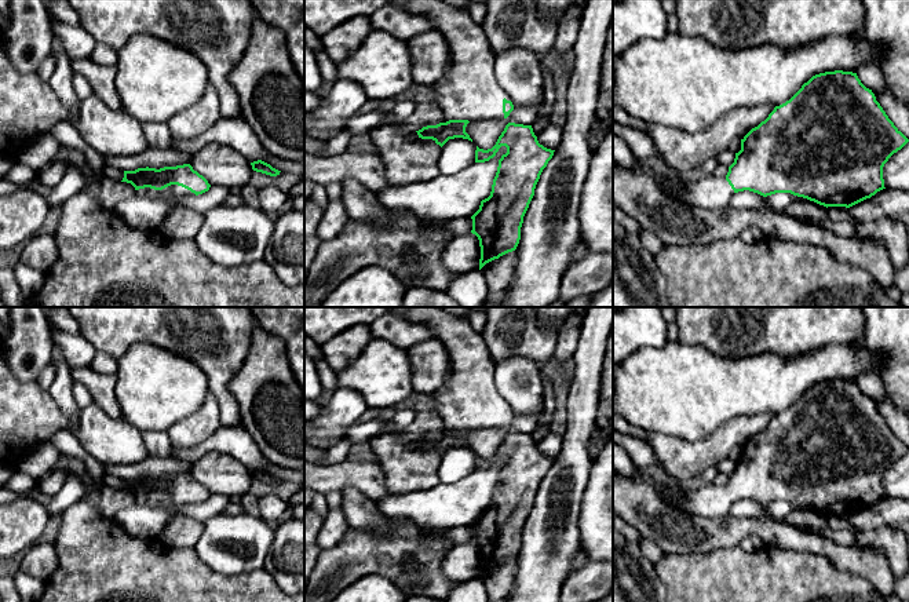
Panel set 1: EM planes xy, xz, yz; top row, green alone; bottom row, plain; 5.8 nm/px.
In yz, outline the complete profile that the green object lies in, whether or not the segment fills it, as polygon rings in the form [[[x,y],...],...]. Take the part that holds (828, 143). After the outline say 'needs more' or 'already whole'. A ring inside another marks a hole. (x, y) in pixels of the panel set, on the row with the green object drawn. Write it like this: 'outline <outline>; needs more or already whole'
outline [[[825,72],[813,76],[789,101],[775,106],[764,121],[741,139],[741,150],[735,153],[734,163],[729,167],[724,178],[707,175],[698,180],[689,180],[682,196],[676,194],[668,185],[660,183],[660,187],[662,193],[686,205],[707,209],[729,207],[734,194],[744,190],[763,197],[791,193],[826,208],[850,208],[886,189],[883,167],[908,142],[909,139],[888,118],[872,90],[861,83],[857,73]]]; needs more

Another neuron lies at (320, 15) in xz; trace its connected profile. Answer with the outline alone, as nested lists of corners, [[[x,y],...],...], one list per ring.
[[[304,0],[304,26],[322,36],[343,22],[370,17],[388,0]]]

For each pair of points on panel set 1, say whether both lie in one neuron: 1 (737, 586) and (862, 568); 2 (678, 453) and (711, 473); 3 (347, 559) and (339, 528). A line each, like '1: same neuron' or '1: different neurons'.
1: different neurons
2: different neurons
3: different neurons

